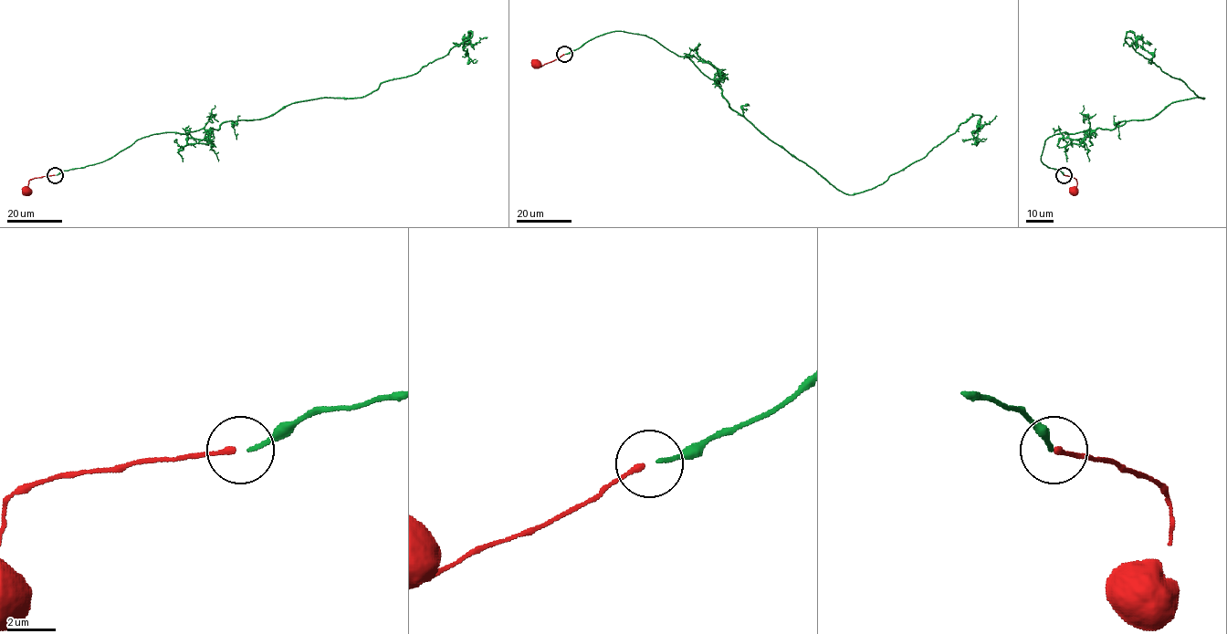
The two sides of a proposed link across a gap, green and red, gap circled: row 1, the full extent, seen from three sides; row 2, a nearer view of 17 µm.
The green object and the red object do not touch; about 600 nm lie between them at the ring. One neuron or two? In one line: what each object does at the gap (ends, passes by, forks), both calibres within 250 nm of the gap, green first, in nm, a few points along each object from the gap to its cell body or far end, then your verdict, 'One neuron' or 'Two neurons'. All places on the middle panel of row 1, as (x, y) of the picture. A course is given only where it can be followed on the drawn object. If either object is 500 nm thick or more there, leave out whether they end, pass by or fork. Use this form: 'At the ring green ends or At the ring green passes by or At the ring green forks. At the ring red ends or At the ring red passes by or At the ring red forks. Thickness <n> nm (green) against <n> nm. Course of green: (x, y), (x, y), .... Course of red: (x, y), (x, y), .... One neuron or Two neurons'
At the ring green ends. At the ring red ends. Thickness 150 nm (green) against 240 nm. Course of green: (565, 54), (613, 31), (655, 39), (849, 194), (923, 158), (973, 116), (977, 142), (986, 138). Course of red: (563, 54), (540, 67), (536, 64). One neuron

